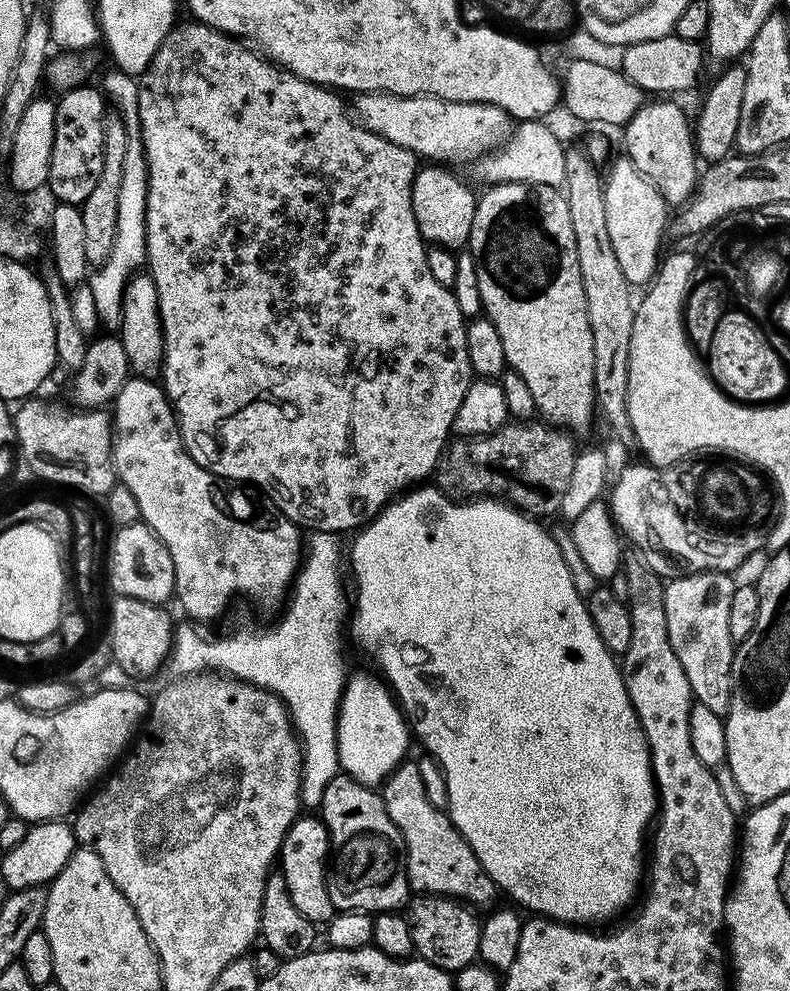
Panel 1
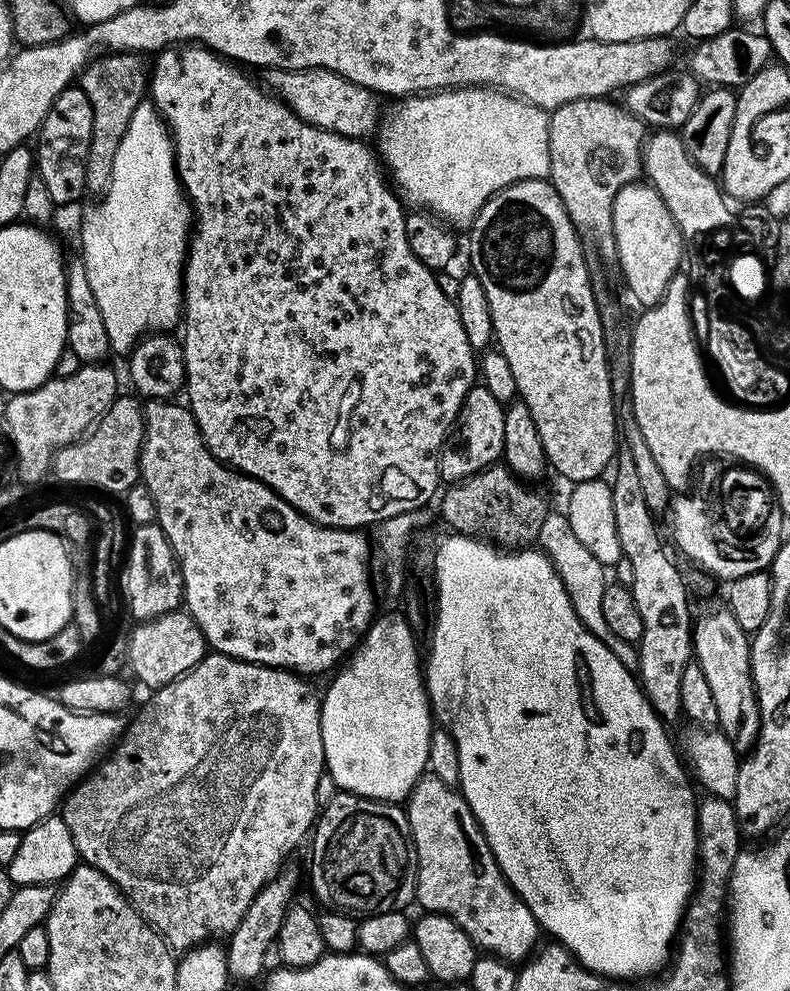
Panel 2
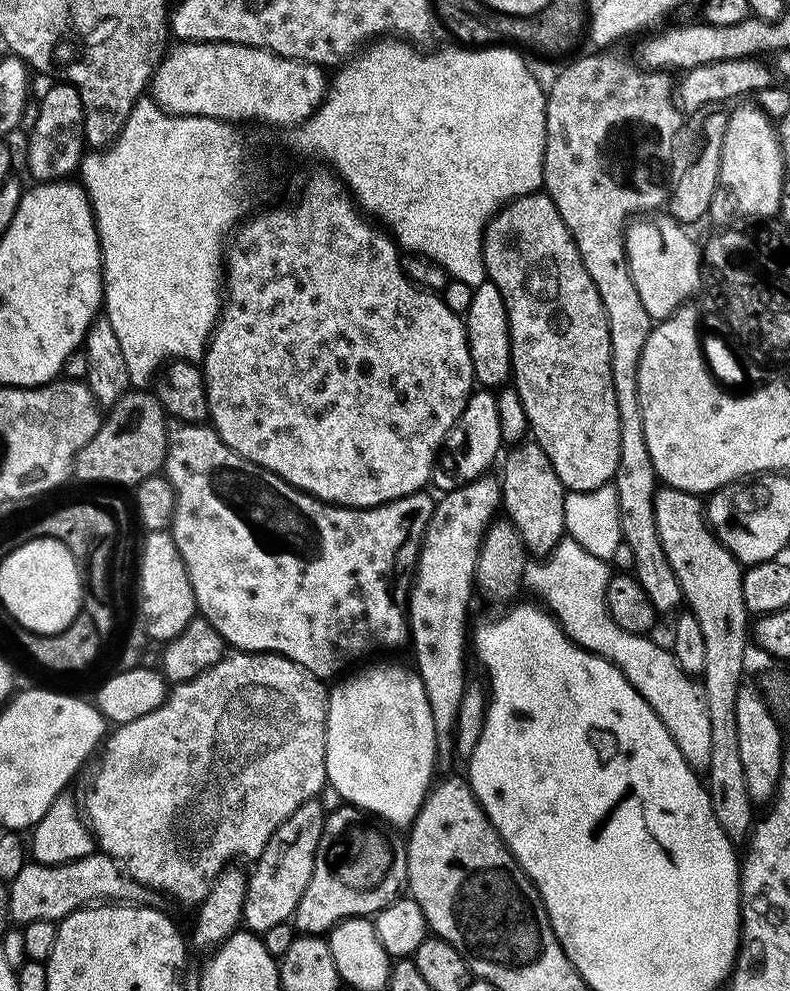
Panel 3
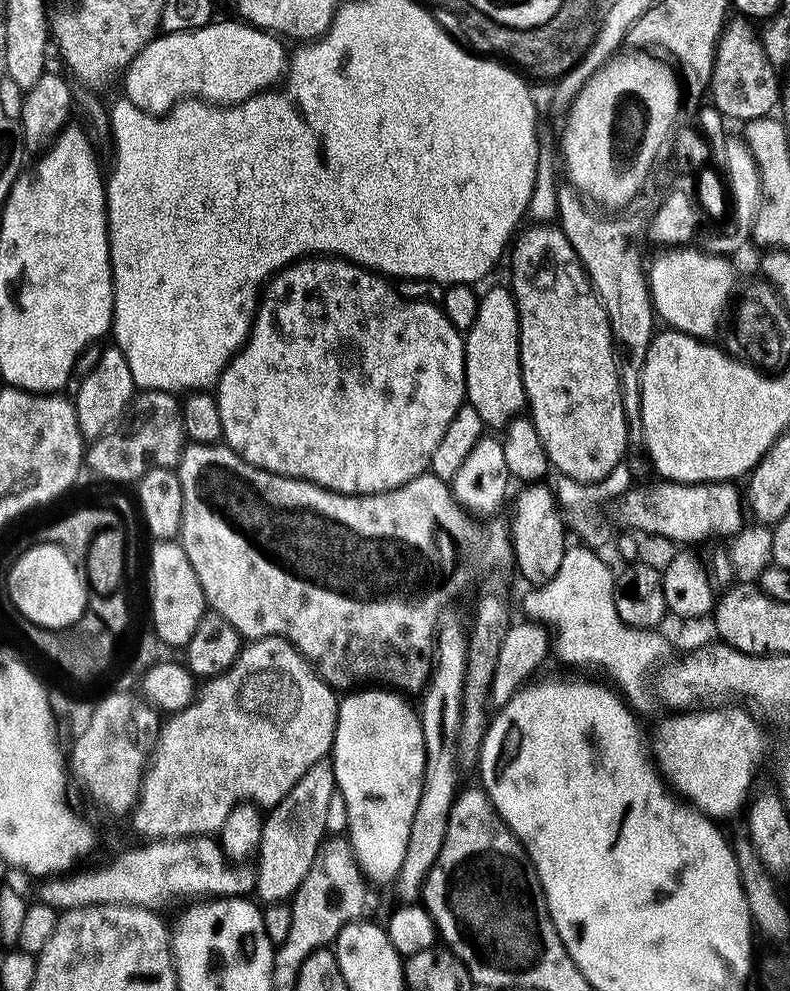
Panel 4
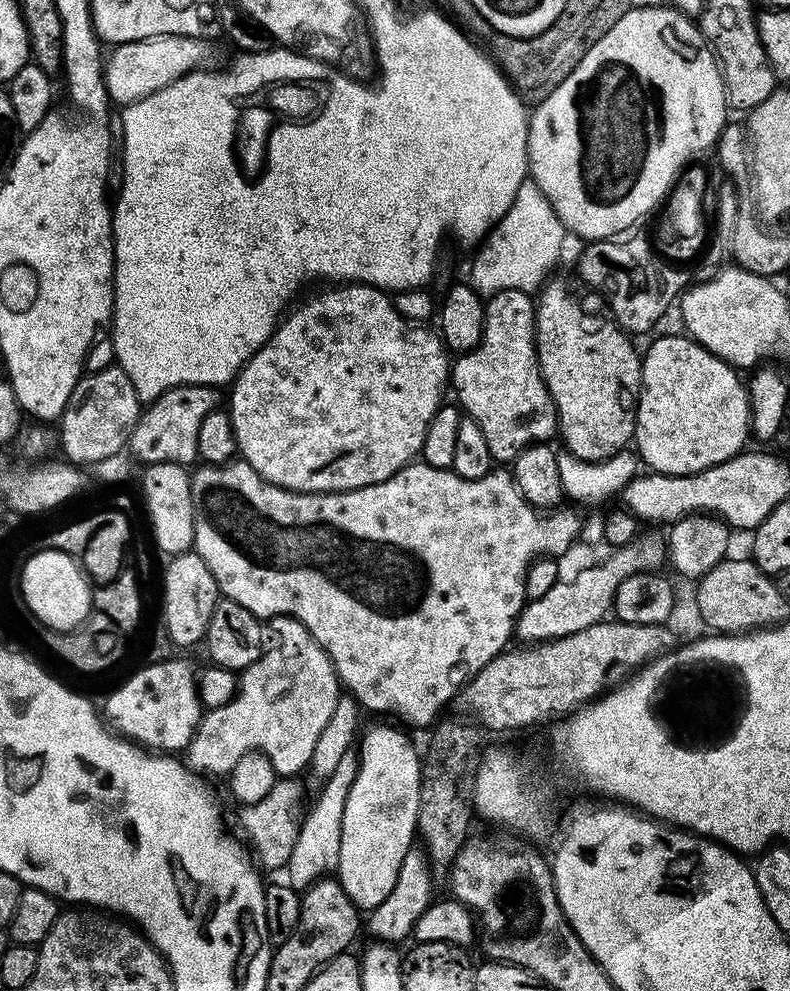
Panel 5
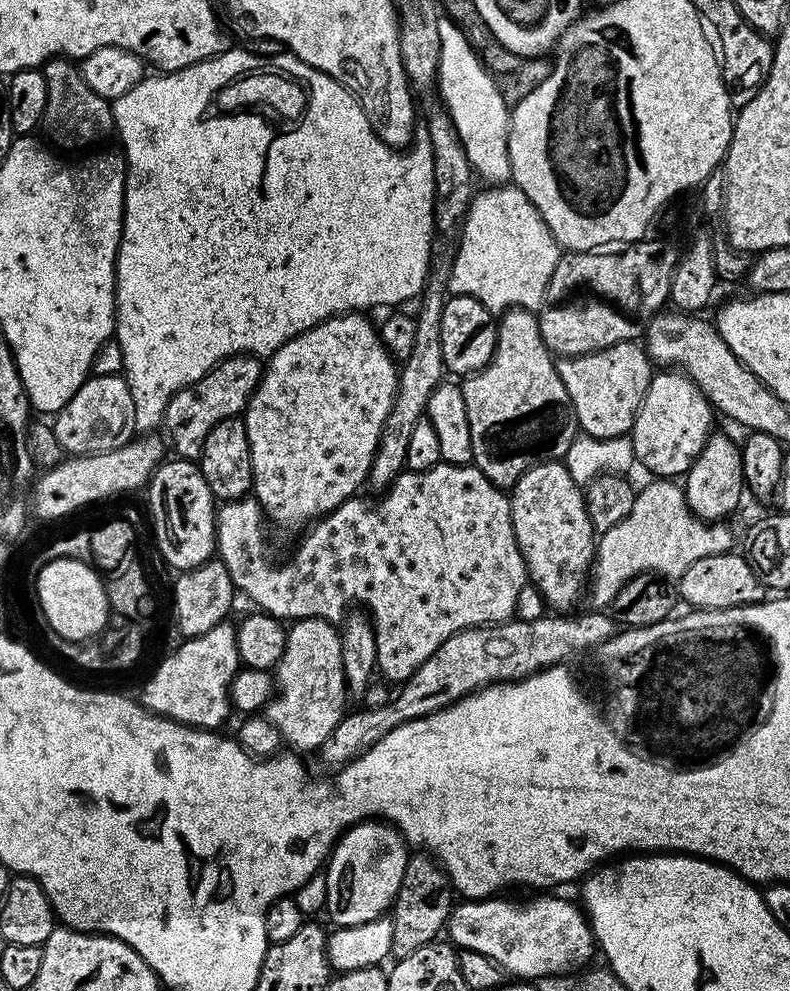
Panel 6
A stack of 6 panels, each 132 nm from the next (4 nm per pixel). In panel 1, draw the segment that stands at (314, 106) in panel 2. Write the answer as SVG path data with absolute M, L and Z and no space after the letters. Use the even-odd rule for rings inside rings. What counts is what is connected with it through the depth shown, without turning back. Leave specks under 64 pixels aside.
M361 92L355 100L354 116L363 128L394 142L394 146L402 146L410 150L418 158L424 159L425 156L425 161L428 162L479 161L514 131L512 117L507 116L502 109L495 108L493 104L463 104L443 100L437 96L391 96L388 92Z

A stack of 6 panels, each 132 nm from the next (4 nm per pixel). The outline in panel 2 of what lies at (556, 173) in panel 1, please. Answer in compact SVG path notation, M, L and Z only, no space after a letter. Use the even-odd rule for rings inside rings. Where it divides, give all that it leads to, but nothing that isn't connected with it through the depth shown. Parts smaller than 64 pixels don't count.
M454 88L451 90L441 90L427 94L417 94L406 96L395 101L392 109L383 113L378 124L378 131L375 133L375 147L378 155L398 193L401 201L405 205L416 210L423 210L432 213L433 216L447 222L449 225L456 224L471 225L476 219L476 215L482 210L482 206L491 198L495 192L501 192L503 188L509 188L512 184L517 184L519 180L542 180L550 173L550 146L548 145L548 117L549 113L545 109L529 104L527 100L522 100L518 96L513 96L498 88Z

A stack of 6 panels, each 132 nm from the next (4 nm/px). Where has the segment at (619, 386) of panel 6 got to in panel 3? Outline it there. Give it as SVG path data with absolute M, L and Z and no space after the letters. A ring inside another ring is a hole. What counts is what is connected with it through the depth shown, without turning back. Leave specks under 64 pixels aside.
M541 190L529 196L519 196L516 200L504 205L484 229L484 271L487 279L501 291L506 302L506 314L510 326L510 342L512 343L512 374L514 387L522 398L522 406L526 406L526 418L531 439L542 450L546 450L546 458L550 458L554 466L554 474L558 474L568 492L588 492L598 490L604 484L612 484L618 470L618 450L620 449L620 427L618 426L618 398L614 394L614 378L610 374L610 330L606 310L602 306L602 298L598 298L598 290L586 274L586 266L582 266L582 258L578 254L578 246L566 226L562 222L562 214L558 214L558 206Z

